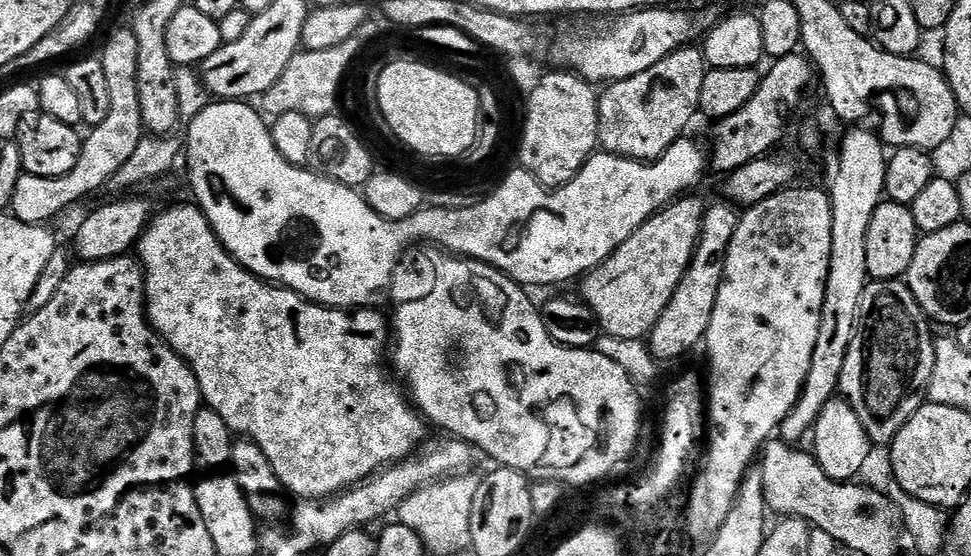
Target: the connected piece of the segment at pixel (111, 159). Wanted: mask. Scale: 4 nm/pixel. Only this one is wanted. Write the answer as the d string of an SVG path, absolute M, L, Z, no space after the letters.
M131 27L120 28L104 44L104 53L99 53L98 59L102 62L102 70L106 70L106 83L110 86L110 114L106 114L106 122L95 125L89 136L83 137L80 145L80 157L78 166L70 170L70 174L58 178L42 178L41 176L28 176L26 180L26 192L28 188L28 213L26 219L30 224L47 225L47 220L55 218L59 212L67 210L71 204L92 196L100 187L109 185L110 180L118 170L122 169L127 161L134 155L141 139L146 135L146 129L142 122L142 110L138 102L138 38L134 38Z

